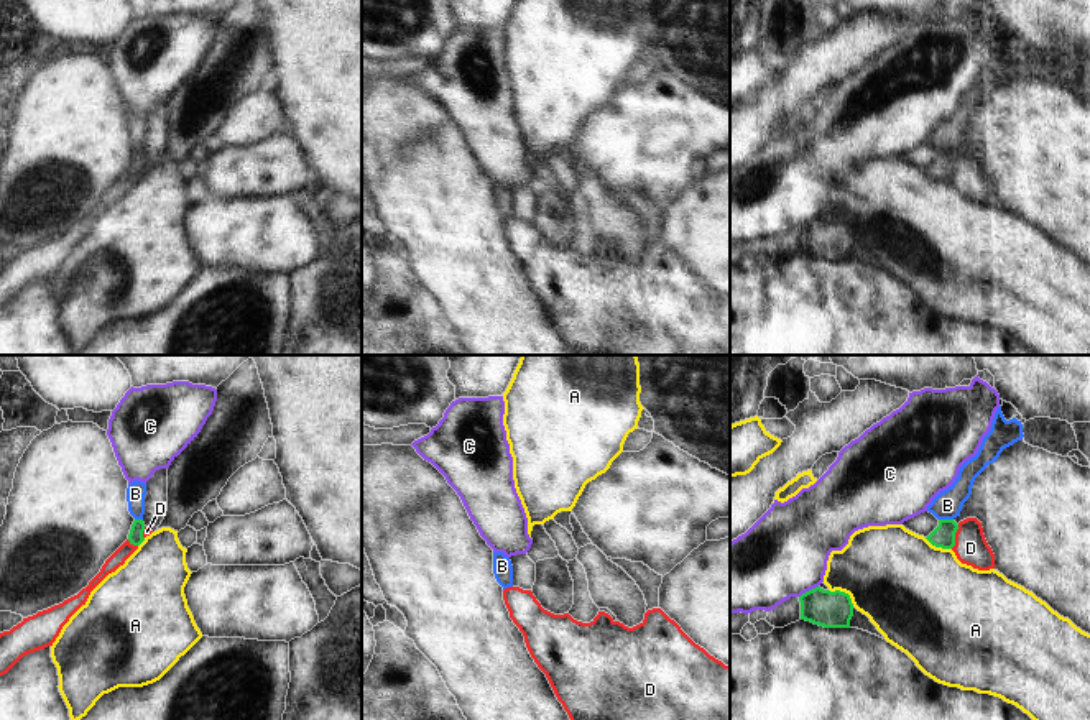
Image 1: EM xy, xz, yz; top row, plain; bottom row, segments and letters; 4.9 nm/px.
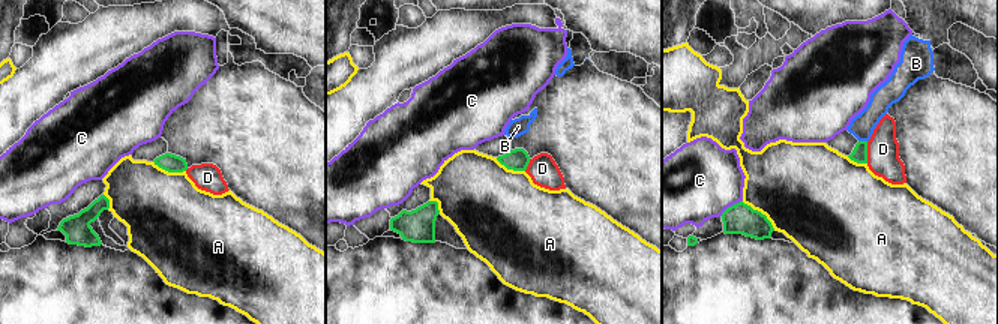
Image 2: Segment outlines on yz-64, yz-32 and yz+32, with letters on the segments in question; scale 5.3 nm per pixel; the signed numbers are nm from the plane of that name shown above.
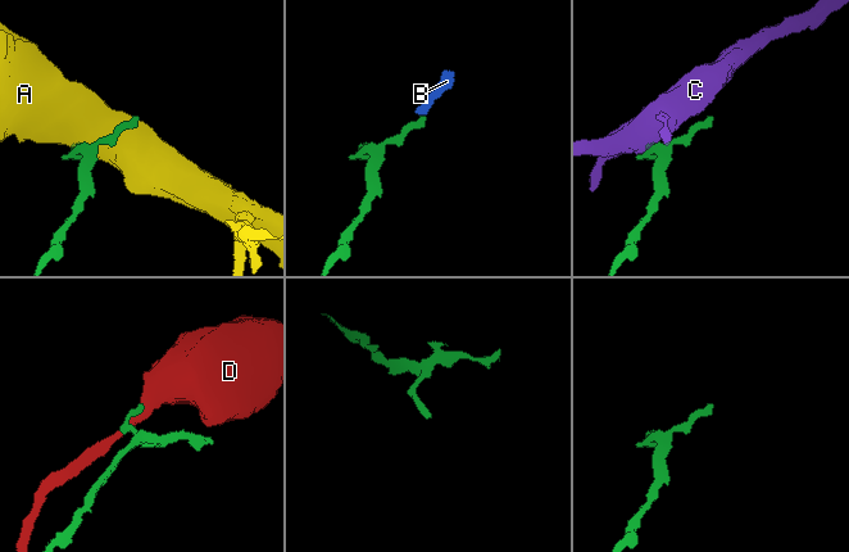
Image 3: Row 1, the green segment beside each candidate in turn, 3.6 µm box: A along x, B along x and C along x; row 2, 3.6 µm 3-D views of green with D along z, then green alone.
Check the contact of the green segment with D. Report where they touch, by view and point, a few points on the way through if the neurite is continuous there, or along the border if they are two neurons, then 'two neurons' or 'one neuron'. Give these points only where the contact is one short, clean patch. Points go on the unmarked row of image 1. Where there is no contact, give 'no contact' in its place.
contact yz (954, 168); border yz (959, 156), (951, 180); two neurons

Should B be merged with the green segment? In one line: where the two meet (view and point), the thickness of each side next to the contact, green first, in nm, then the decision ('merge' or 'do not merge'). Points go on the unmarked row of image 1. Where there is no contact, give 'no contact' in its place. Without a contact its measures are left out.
yz (946, 152) | 110/140 nm | merge

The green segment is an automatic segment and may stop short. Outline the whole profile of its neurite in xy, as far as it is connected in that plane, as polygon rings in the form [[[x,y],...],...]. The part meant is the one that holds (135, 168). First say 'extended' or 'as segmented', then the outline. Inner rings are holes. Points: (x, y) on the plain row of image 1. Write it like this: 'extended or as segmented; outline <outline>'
extended; outline [[[135,112],[127,120],[128,143],[135,150],[128,166],[128,173],[133,178],[140,178],[145,173],[143,169],[145,127],[146,127],[146,115],[143,113]]]

